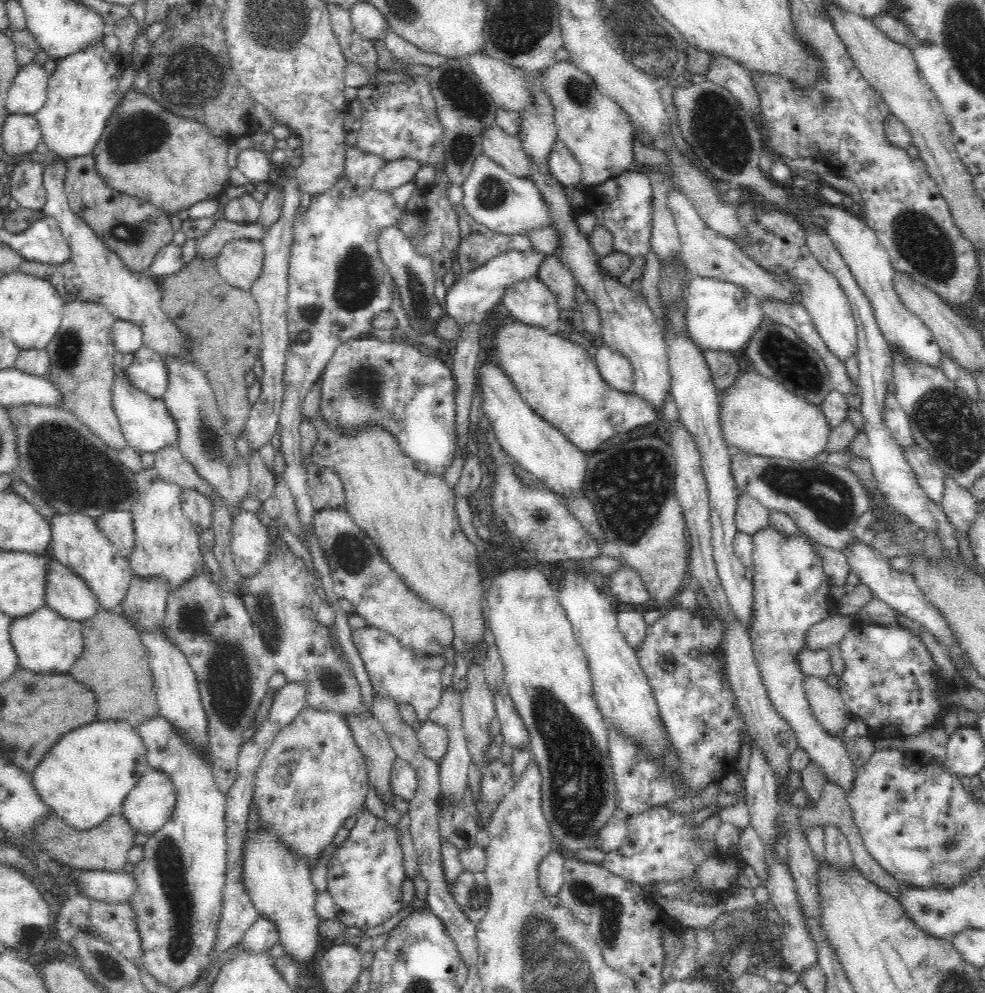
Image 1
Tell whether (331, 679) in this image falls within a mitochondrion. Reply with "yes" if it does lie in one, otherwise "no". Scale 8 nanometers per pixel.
yes

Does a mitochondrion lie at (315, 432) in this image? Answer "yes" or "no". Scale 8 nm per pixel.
no

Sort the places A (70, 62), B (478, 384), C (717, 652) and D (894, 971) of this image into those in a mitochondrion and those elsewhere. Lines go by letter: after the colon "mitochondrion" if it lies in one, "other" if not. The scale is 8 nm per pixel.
A: other
B: other
C: other
D: other

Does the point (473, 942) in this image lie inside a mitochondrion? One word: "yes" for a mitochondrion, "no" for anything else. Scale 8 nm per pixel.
no

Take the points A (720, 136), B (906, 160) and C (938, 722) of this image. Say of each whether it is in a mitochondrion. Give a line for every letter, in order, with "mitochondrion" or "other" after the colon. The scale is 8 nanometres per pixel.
A: mitochondrion
B: other
C: other

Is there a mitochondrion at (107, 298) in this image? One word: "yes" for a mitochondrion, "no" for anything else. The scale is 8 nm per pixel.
no

